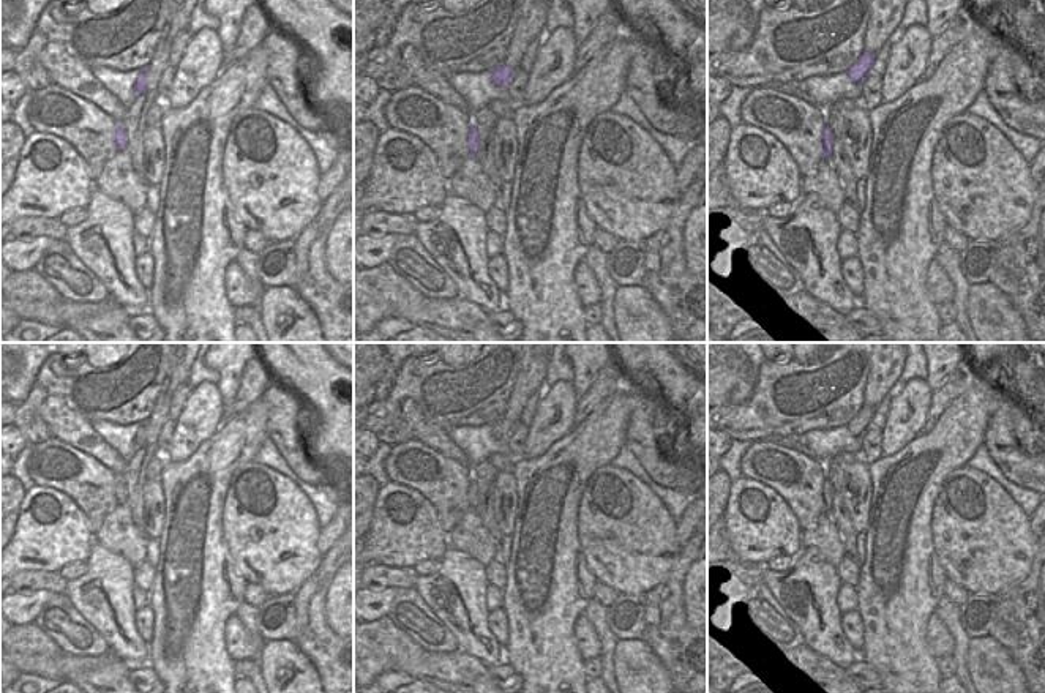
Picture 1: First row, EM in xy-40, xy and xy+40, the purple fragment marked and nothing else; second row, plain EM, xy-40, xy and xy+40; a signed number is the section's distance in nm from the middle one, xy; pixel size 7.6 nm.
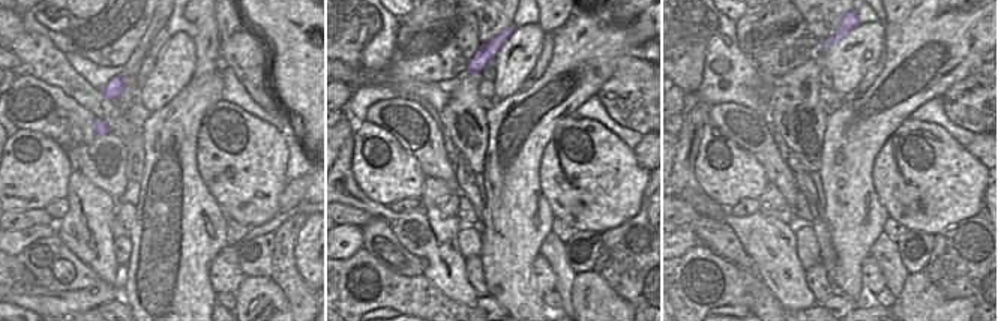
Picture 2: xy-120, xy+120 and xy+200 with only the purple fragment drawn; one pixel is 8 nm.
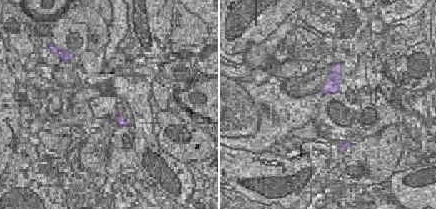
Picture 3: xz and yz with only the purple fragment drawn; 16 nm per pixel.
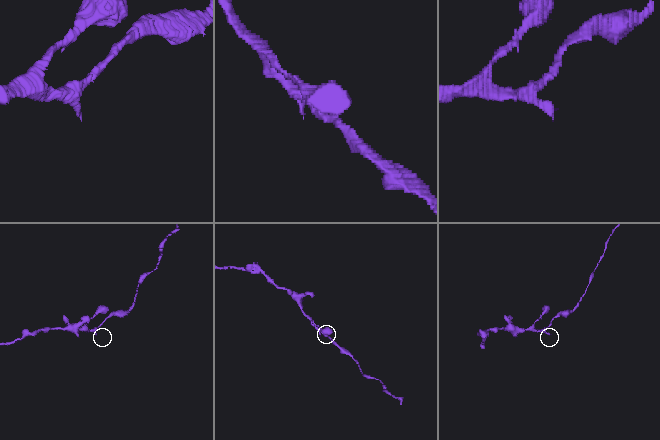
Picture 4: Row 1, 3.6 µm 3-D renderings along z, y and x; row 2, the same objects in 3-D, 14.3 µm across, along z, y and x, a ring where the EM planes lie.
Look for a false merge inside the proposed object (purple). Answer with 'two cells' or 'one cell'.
one cell

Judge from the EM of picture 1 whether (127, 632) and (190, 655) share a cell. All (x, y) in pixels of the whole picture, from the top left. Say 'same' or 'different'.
different

